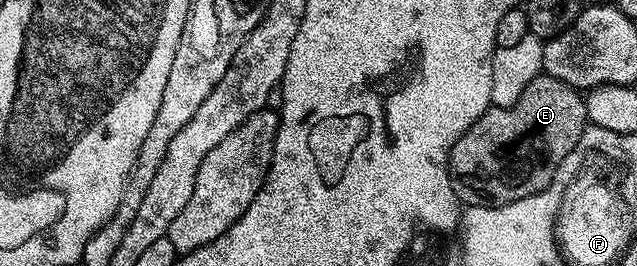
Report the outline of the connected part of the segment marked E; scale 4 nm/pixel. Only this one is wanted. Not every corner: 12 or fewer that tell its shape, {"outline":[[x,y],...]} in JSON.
{"outline":[[542,73],[448,154],[461,204],[546,189],[589,126]]}

